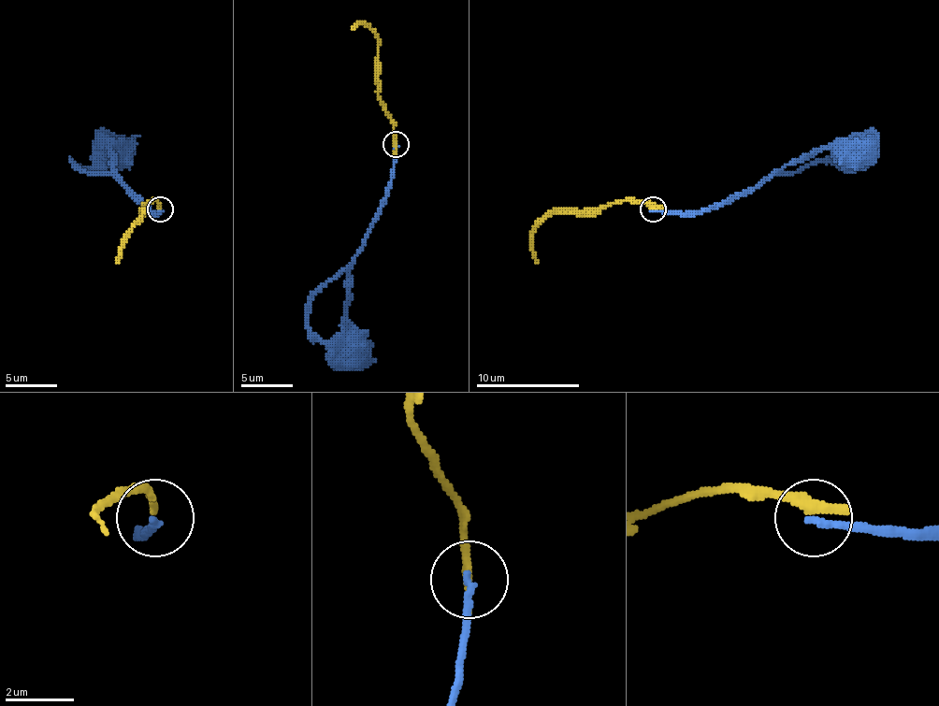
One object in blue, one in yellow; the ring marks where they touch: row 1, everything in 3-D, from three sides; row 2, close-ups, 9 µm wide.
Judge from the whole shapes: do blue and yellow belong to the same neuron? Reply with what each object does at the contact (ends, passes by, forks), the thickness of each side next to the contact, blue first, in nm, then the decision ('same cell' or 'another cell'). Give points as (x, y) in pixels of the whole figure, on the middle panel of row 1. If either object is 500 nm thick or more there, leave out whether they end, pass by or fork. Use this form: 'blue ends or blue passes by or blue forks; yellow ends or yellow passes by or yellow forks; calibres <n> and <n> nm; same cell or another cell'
blue ends; yellow ends; calibres 220 and 320 nm; another cell

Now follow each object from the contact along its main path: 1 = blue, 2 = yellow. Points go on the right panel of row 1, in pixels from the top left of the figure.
1: (652, 208), (696, 213), (758, 185), (779, 169), (824, 149), (842, 149), (849, 153), (859, 151)
2: (652, 208), (624, 200), (603, 208), (554, 210), (533, 234), (533, 255), (538, 263)

